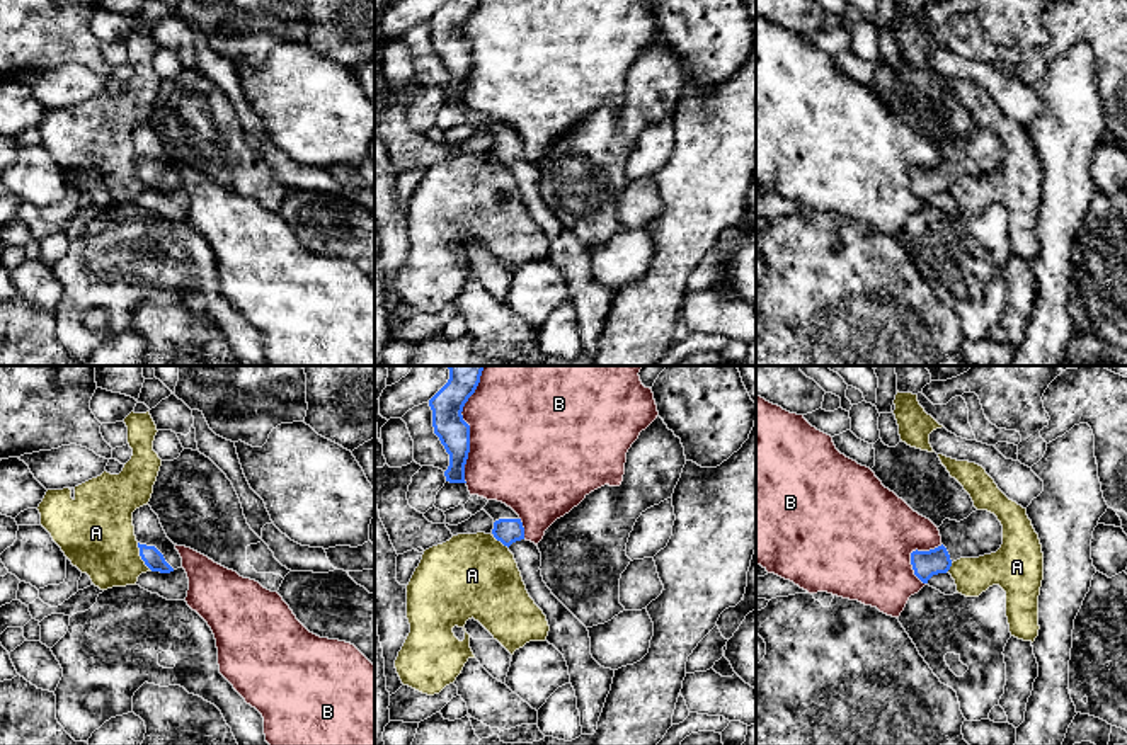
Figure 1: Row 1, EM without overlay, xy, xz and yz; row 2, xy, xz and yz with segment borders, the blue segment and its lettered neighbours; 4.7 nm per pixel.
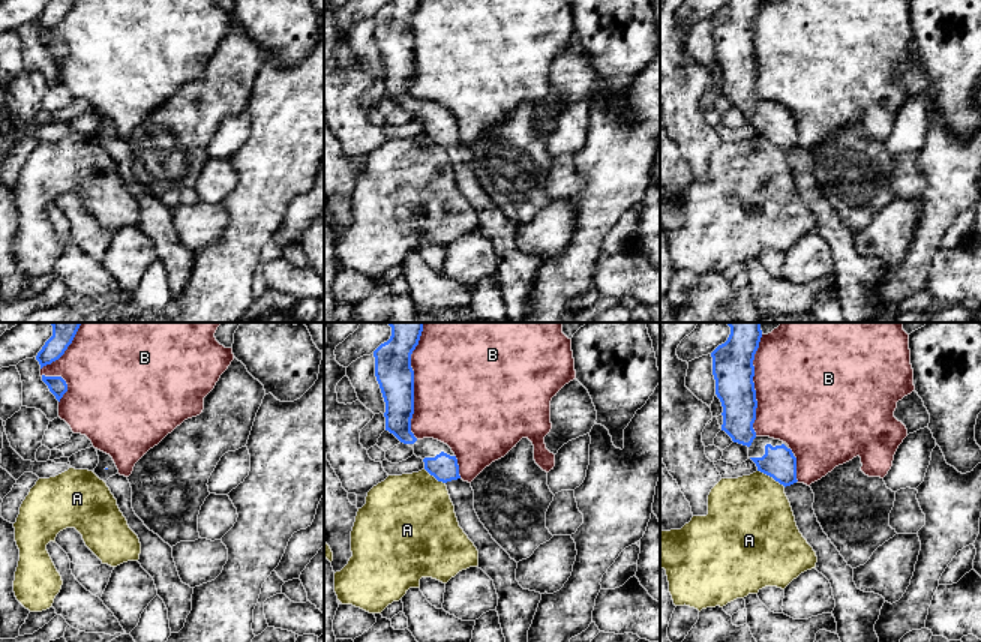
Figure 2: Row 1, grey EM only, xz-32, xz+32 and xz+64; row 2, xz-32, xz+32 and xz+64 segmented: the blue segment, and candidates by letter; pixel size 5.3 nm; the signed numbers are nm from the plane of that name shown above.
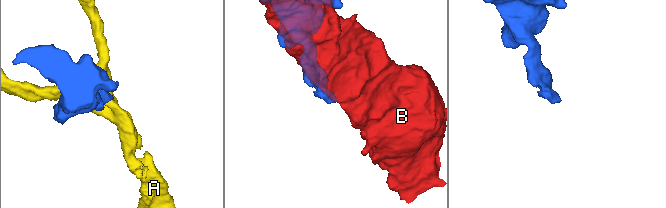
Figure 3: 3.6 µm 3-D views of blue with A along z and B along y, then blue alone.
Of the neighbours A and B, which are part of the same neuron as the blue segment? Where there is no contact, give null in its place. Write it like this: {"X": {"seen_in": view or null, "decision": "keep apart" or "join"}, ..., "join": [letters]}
{"A": {"seen_in": "xy", "decision": "keep apart"}, "B": {"seen_in": "xz", "decision": "keep apart"}, "join": []}

